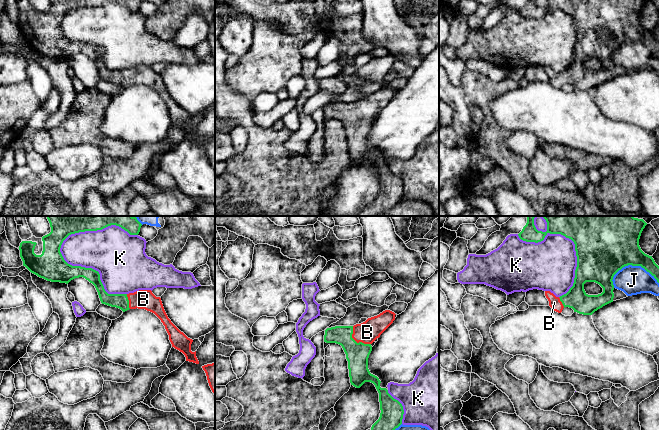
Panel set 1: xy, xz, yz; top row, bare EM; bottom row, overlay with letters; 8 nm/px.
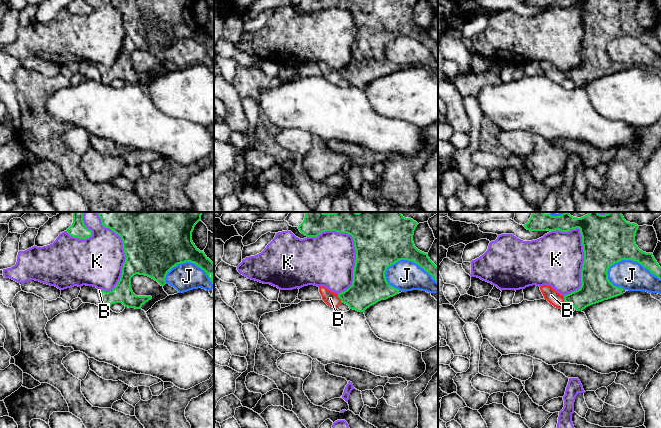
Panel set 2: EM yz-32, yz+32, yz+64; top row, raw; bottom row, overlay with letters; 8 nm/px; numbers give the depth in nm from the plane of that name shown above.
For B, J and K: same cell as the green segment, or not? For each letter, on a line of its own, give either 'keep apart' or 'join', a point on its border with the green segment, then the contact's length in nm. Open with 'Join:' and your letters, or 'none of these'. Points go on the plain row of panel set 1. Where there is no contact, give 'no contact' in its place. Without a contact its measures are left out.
Join: B
B: join | xz (355, 117) | 220 nm
J: keep apart | yz (634, 41) | 380 nm
K: keep apart | xy (91, 44) | 650 nm

